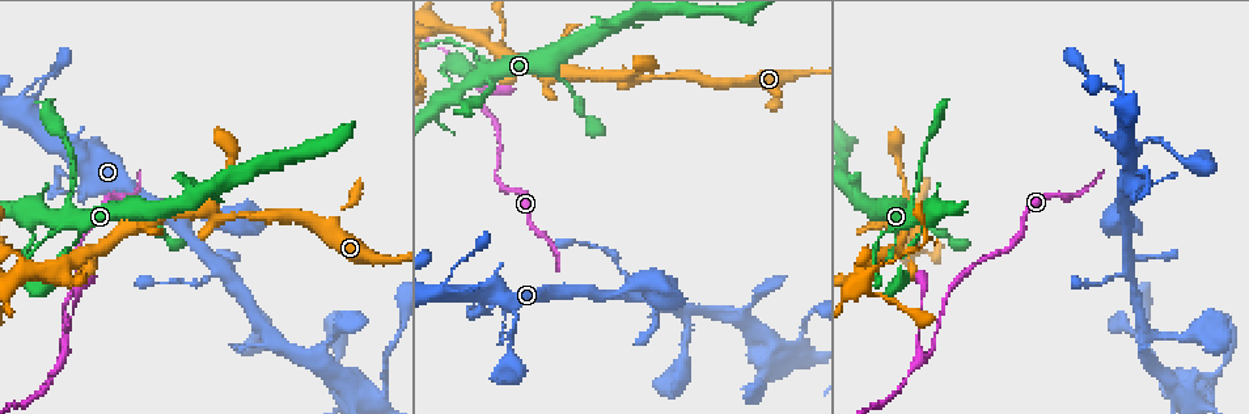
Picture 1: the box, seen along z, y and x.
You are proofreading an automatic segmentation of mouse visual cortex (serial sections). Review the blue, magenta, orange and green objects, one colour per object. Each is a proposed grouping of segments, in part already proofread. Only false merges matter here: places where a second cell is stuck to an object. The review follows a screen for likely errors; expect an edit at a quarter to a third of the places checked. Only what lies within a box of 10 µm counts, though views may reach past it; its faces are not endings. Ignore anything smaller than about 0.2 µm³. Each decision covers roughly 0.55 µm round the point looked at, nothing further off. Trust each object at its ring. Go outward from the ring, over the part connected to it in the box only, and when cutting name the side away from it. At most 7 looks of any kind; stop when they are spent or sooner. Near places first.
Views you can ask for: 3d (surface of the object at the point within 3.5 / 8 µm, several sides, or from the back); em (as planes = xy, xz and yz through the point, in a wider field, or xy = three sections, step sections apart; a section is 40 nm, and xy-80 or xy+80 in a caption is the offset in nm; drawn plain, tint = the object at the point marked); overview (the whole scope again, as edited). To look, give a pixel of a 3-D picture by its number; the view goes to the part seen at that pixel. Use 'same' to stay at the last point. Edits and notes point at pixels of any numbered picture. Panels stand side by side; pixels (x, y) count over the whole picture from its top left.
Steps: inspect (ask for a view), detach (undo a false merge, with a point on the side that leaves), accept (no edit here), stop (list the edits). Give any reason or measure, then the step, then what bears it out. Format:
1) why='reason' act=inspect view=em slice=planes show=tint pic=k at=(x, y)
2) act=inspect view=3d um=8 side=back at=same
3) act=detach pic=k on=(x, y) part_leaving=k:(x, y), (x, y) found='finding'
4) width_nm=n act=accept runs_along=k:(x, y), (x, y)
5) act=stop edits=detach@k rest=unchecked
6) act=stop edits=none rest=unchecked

why='side arm on a straight run' act=inspect view=3d um=8 pic=1 at=(263, 331)

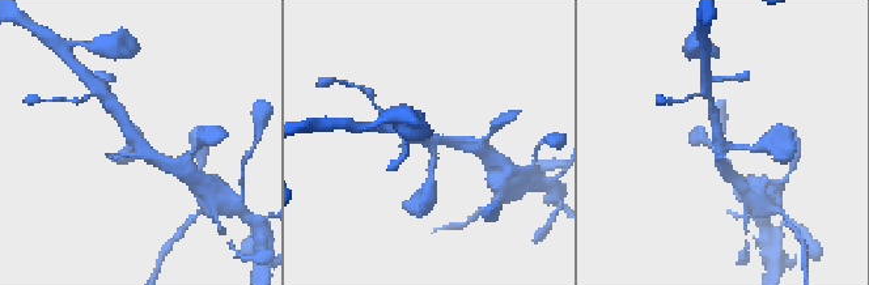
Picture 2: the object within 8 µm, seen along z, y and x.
why='shape alone is not enough' act=inspect view=em slice=xy step=5 show=tint at=same

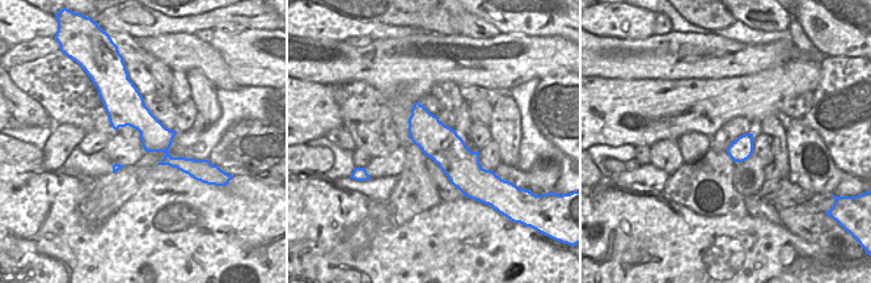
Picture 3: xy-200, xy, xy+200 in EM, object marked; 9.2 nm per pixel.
act=accept runs_along=2:(119, 111), (131, 137), (166, 167) found='continuous, no second cell'

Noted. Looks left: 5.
why='sudden change in width' act=inspect view=em slice=xy step=1 show=tint pic=1 at=(803, 328)

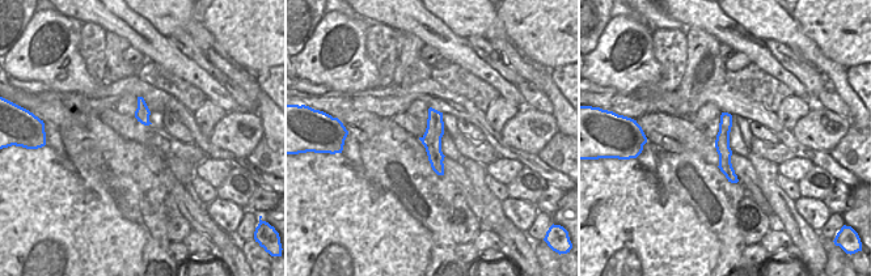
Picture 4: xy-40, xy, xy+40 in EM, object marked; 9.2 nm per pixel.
act=inspect view=3d um=3.5 side=back at=same

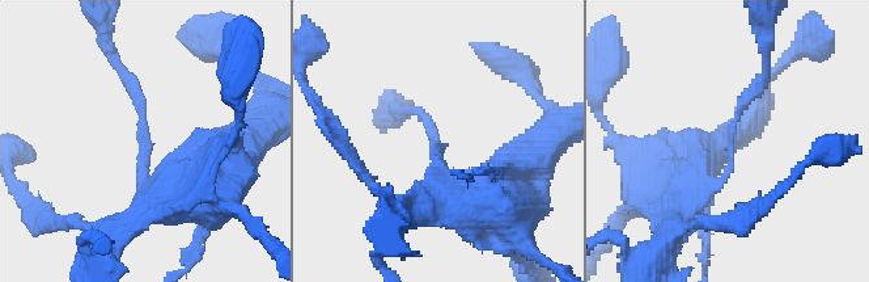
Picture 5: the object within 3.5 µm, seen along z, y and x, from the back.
act=accept runs_along=4:(724, 115), (724, 165), (734, 179) found='one cell here'

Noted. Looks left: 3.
why='abrupt turn' act=inspect view=3d um=8 pic=1 at=(62, 351)

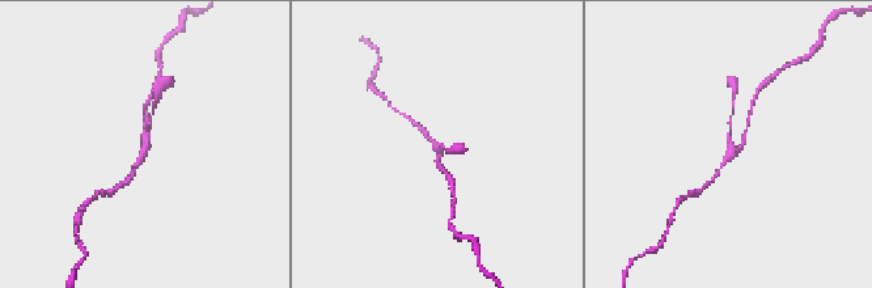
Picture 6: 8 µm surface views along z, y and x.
why='zoom in' act=inspect view=3d um=3.5 at=same

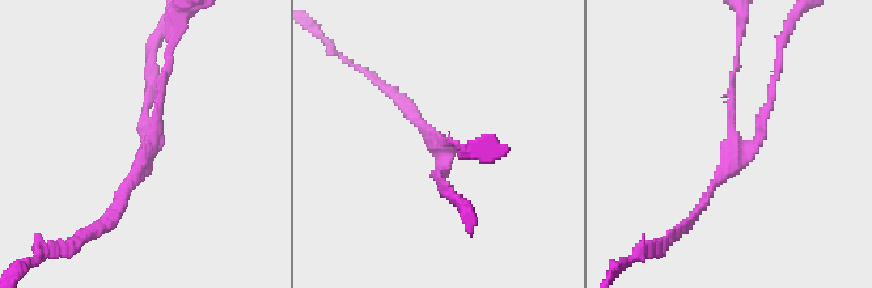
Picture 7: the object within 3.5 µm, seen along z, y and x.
why='now the EM' act=inspect view=em slice=xy step=1 show=tint pic=7 at=(146, 143)

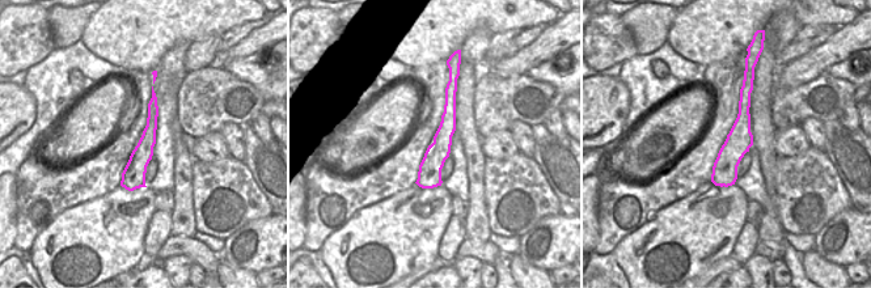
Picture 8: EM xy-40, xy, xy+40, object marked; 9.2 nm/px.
act=accept runs_along=8:(452, 89), (448, 126), (425, 185) found='one cell here'

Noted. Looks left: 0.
act=stop edits=none rest=unchecked

